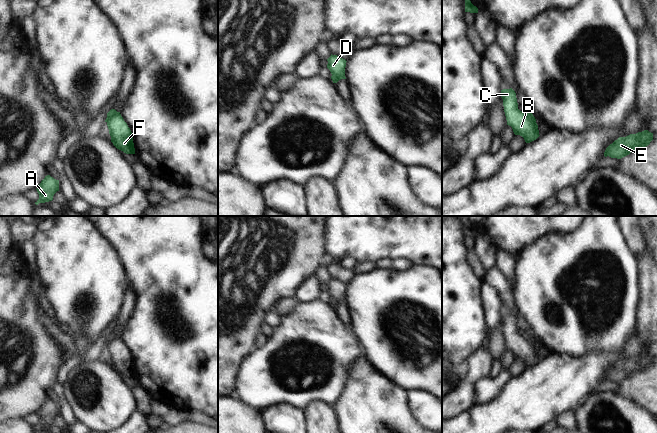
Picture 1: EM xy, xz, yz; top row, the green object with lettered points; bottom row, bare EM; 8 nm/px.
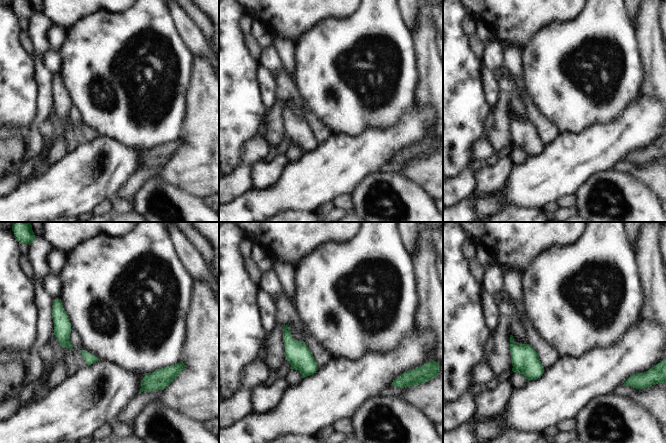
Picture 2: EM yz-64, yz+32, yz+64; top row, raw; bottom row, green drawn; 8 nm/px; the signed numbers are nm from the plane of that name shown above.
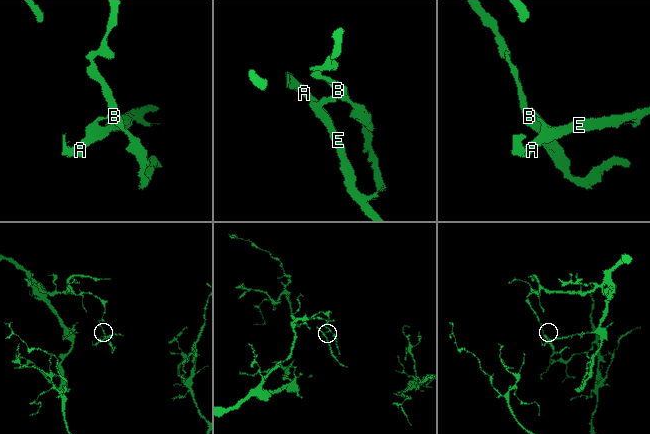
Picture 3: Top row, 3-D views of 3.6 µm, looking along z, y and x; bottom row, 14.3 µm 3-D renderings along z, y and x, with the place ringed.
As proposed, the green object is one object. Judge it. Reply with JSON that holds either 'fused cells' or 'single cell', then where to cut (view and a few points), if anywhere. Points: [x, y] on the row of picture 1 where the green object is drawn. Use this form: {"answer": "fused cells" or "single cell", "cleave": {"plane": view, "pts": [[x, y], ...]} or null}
{"answer": "fused cells", "cleave": {"plane": "yz", "pts": [[523, 111], [537, 129]]}}

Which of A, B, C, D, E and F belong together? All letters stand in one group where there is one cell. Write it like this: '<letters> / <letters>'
A E / B C D F

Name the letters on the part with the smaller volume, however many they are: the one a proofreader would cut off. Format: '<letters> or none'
A, E

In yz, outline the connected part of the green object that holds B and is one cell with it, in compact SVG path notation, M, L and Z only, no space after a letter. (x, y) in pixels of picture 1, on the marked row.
M512 88L503 89L501 97L507 125L512 127L514 134L522 136L526 143L536 140L540 136L539 130L524 111L518 109L515 91Z

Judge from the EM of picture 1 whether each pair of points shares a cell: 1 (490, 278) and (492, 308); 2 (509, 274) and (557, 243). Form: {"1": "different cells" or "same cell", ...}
{"1": "different cells", "2": "different cells"}

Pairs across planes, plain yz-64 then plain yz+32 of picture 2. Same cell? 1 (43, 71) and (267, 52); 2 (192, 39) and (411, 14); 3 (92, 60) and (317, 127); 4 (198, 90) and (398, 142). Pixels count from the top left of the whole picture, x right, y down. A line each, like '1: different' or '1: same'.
1: different
2: same
3: different
4: different

